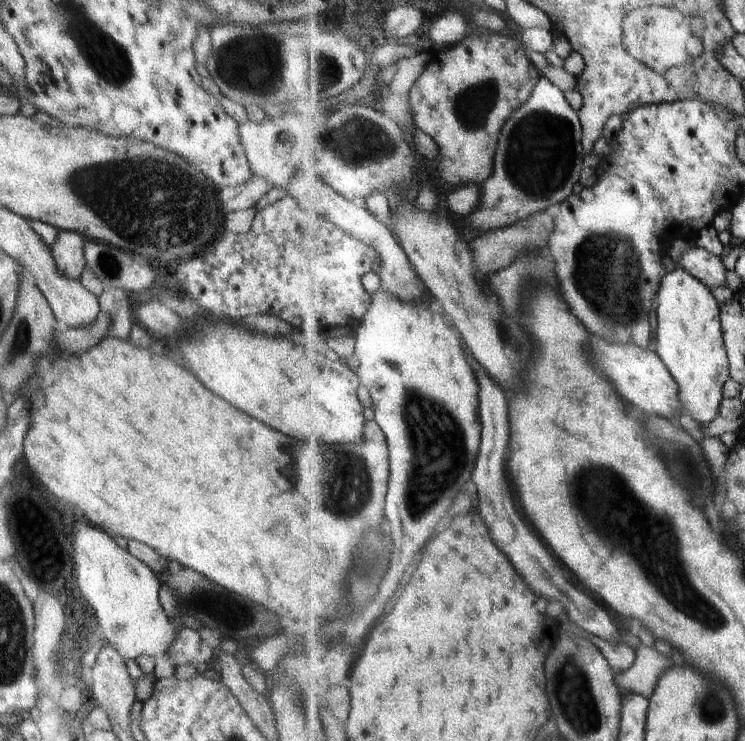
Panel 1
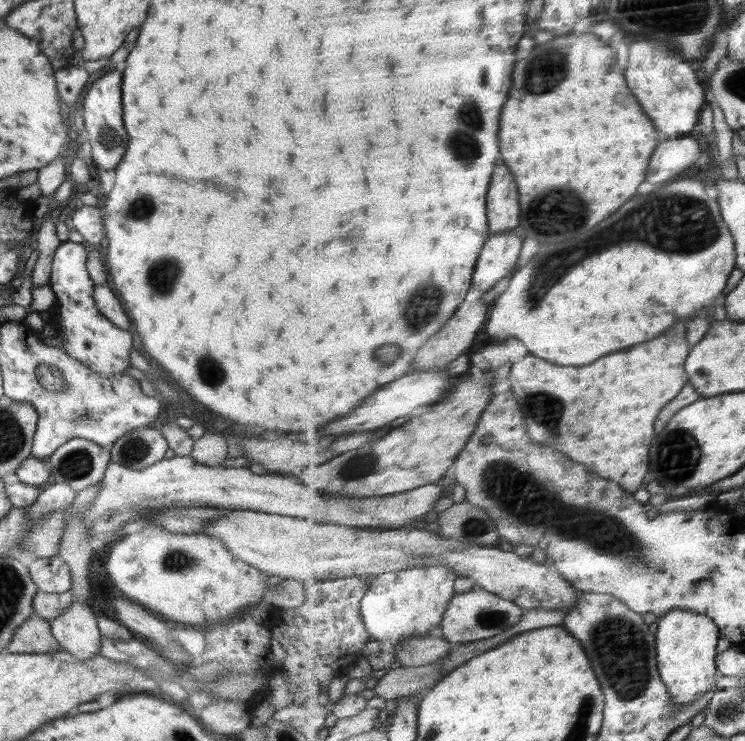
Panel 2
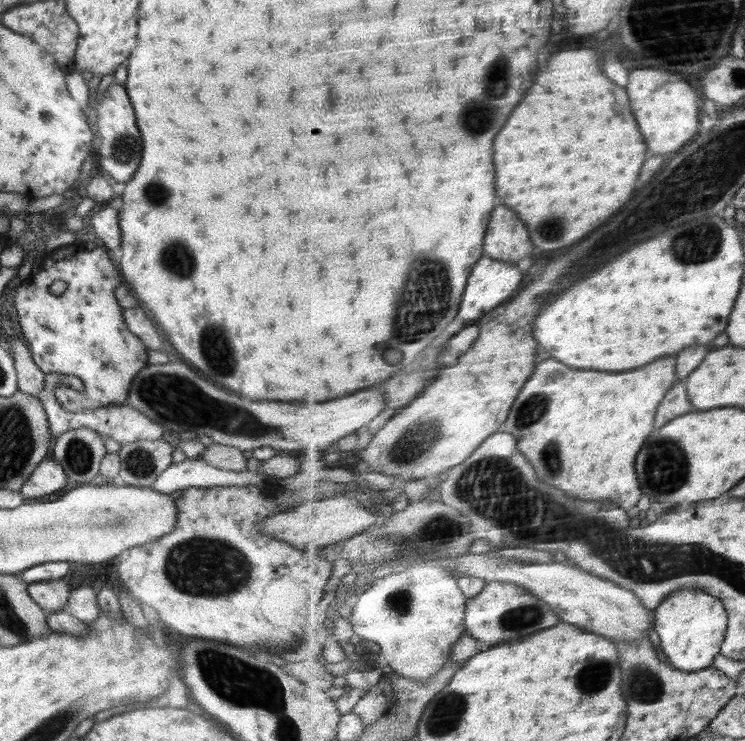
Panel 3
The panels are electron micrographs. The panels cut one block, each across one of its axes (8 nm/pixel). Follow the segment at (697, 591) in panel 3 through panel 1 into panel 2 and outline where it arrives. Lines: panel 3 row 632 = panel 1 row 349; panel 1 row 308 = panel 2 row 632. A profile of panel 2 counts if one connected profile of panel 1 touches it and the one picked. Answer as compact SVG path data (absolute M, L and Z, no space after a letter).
M674 609L660 618L657 633L659 669L674 702L683 708L717 686L718 642L722 637L718 625L711 615L692 609Z

